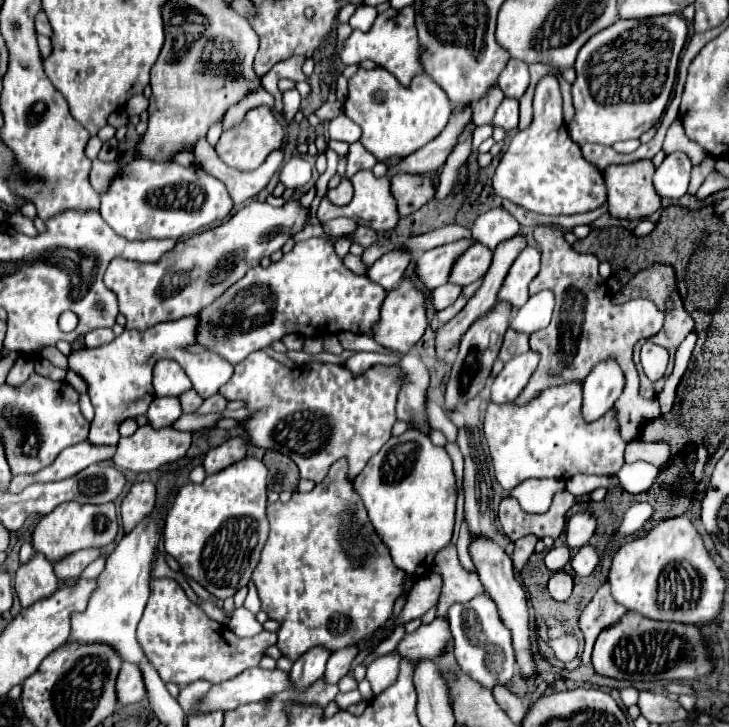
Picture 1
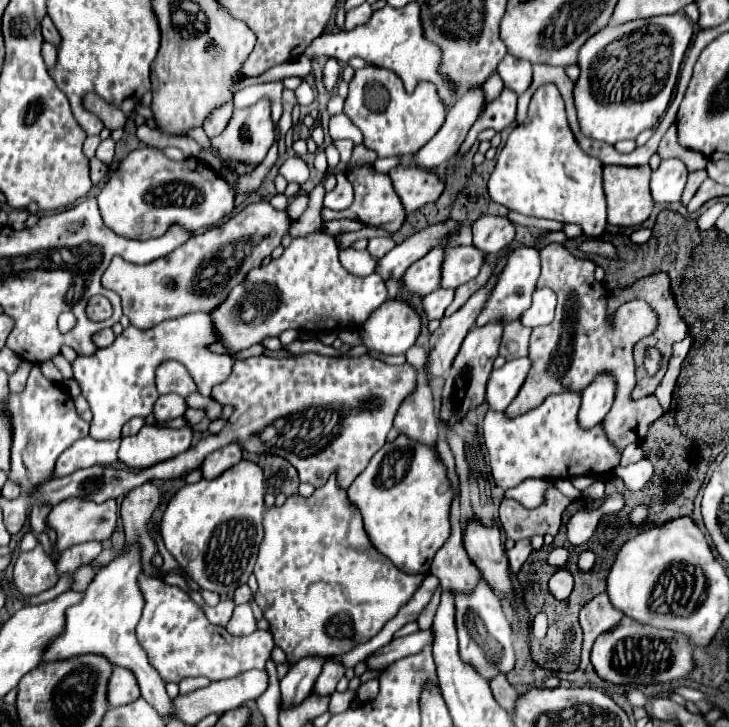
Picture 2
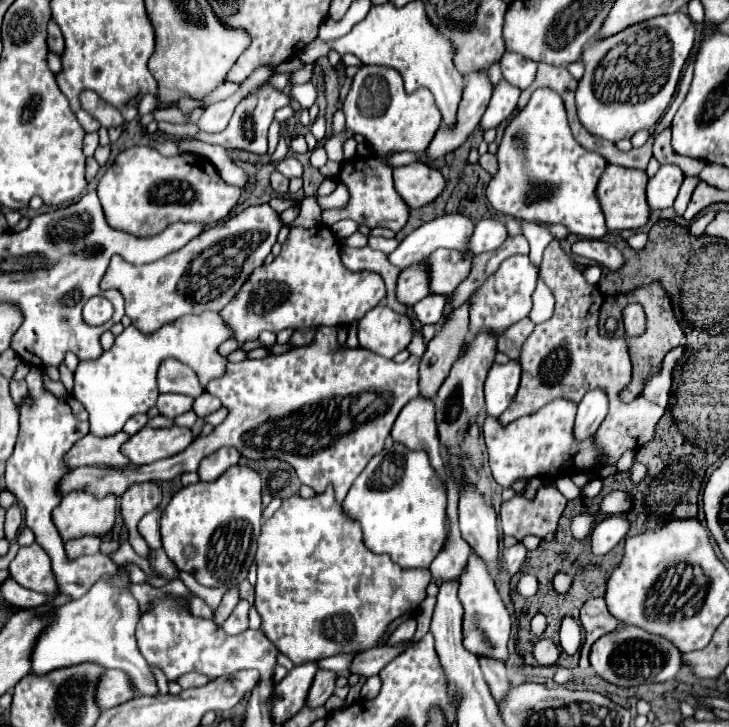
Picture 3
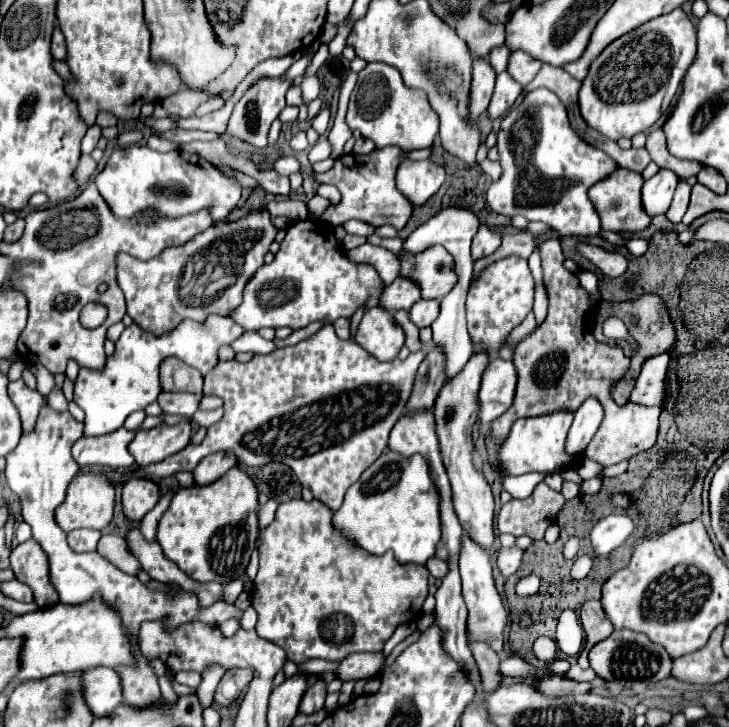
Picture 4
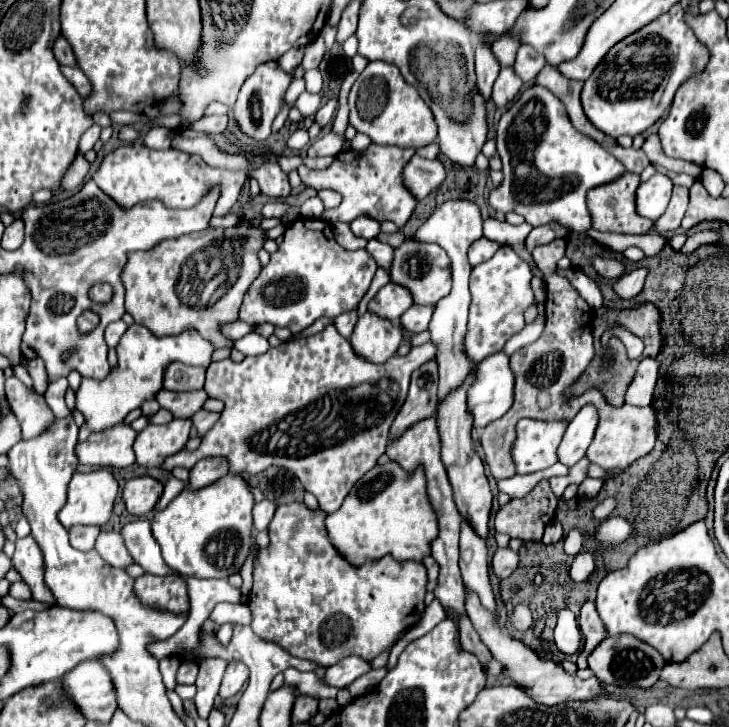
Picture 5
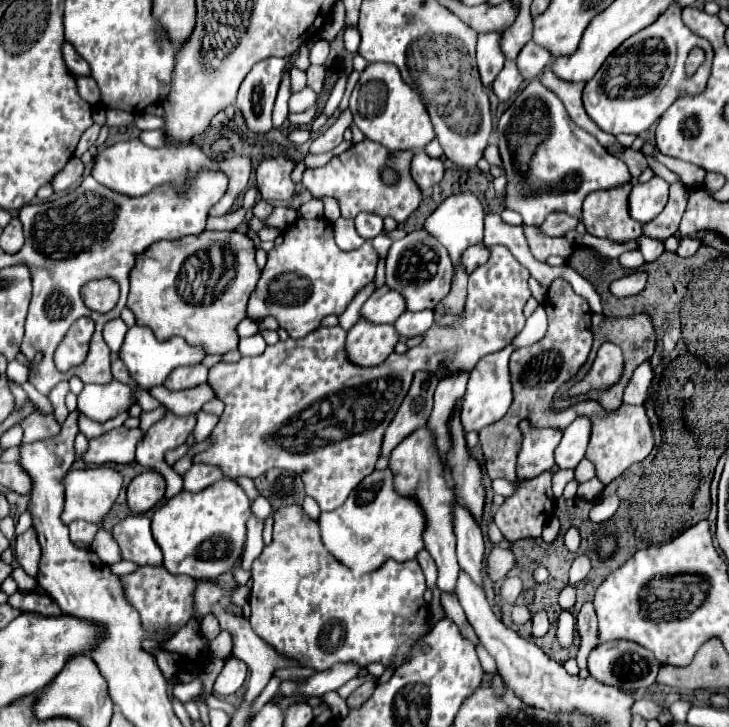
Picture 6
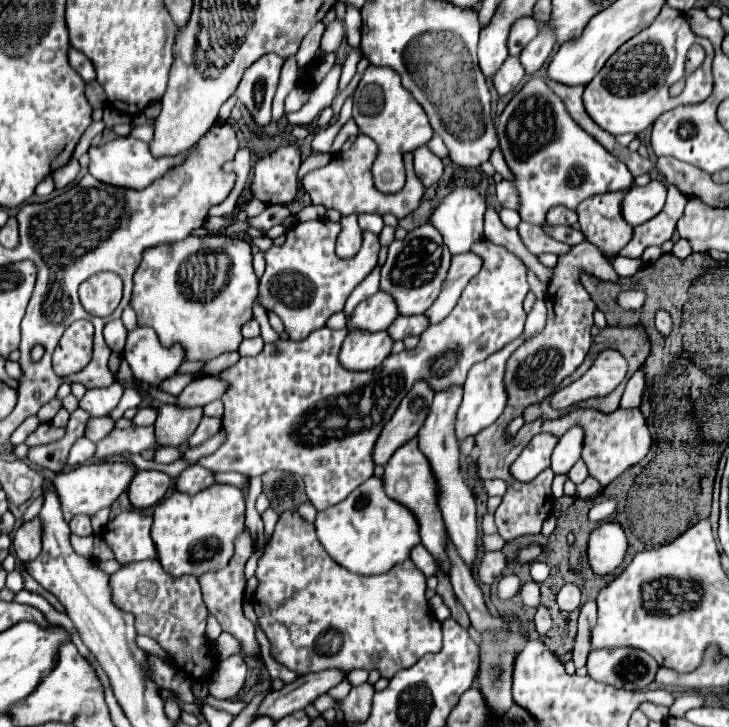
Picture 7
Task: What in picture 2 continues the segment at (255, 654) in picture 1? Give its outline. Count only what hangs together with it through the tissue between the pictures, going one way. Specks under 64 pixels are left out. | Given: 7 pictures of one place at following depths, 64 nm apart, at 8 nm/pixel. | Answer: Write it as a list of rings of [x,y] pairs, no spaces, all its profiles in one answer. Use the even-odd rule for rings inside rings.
[[[146,574],[140,576],[140,588],[144,592],[146,606],[136,626],[136,638],[164,682],[178,684],[184,678],[196,676],[218,681],[240,676],[248,670],[266,670],[266,660],[274,648],[272,632],[258,630],[248,636],[232,636],[226,628],[212,624],[182,588]]]

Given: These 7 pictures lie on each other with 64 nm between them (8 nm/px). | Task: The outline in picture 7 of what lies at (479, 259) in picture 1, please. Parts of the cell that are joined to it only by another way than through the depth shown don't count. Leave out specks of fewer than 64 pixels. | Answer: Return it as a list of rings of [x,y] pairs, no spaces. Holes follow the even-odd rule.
[[[422,224],[408,232],[404,240],[394,240],[388,248],[388,260],[382,266],[380,290],[394,296],[400,314],[424,314],[436,296],[440,296],[440,288],[444,284],[444,276],[448,274],[452,254],[442,244],[442,236],[430,224]]]

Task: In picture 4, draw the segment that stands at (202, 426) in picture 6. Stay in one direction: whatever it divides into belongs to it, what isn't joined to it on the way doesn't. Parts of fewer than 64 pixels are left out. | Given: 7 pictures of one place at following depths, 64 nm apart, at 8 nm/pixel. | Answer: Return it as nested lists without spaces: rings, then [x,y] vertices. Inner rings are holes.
[[[218,408],[218,410],[212,410],[212,412],[202,412],[202,410],[198,410],[198,412],[192,416],[192,420],[198,422],[200,426],[204,426],[204,428],[210,428],[212,424],[220,422],[222,416],[224,416],[224,408]]]

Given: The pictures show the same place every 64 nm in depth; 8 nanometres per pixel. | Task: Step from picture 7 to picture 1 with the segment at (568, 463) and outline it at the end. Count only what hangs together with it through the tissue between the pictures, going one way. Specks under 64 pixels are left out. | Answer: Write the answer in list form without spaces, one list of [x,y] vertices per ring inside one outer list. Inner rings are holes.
[[[608,358],[596,364],[596,368],[592,368],[592,372],[584,378],[584,418],[588,422],[600,418],[608,408],[614,406],[622,390],[624,372],[620,364],[616,364],[616,358]]]

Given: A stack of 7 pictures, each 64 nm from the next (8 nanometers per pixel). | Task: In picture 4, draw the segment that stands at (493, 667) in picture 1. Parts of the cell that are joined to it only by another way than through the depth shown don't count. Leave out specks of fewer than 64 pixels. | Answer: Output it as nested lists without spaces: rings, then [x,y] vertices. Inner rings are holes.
[[[466,534],[462,536],[462,552],[460,552],[460,576],[462,576],[462,596],[468,606],[468,644],[484,642],[498,654],[504,650],[506,642],[506,626],[508,626],[508,612],[502,604],[502,598],[494,586],[492,566],[488,560],[488,552],[474,544]]]

